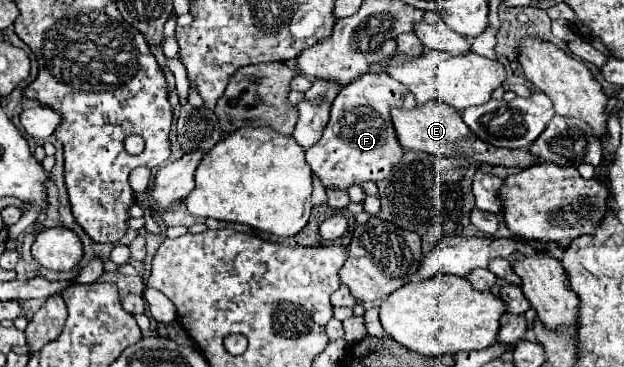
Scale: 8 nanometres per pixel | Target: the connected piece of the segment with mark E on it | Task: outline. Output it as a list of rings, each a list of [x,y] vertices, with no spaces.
[[[432,101],[426,103],[422,107],[414,107],[410,111],[406,109],[392,109],[390,111],[392,117],[392,125],[398,137],[398,143],[404,149],[414,149],[414,151],[426,151],[438,157],[464,157],[464,159],[472,159],[478,165],[488,163],[488,165],[506,165],[506,167],[530,167],[534,165],[534,159],[530,159],[530,151],[502,151],[498,147],[490,147],[488,143],[482,143],[468,127],[466,123],[462,123],[462,117],[458,111],[454,111],[454,107]]]

